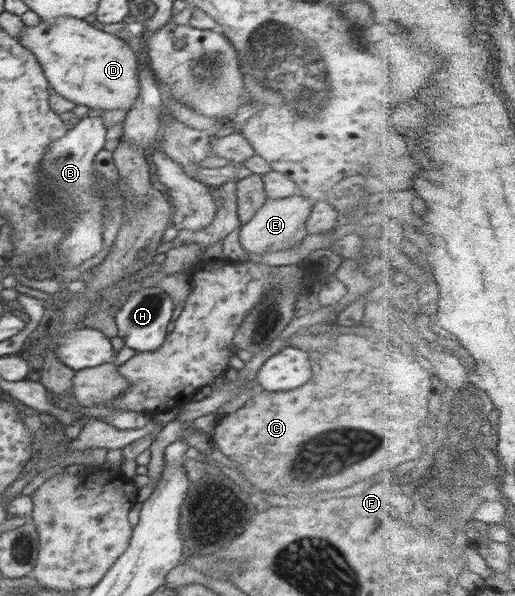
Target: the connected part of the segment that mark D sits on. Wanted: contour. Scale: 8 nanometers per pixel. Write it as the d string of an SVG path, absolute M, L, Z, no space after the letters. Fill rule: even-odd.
M74 17L56 19L55 23L42 21L36 26L24 27L16 39L37 58L50 89L65 100L70 100L75 105L84 105L90 108L92 113L114 109L124 110L127 113L136 104L140 94L137 57L126 40L123 41L117 35L103 31L99 25L94 26L84 19Z

